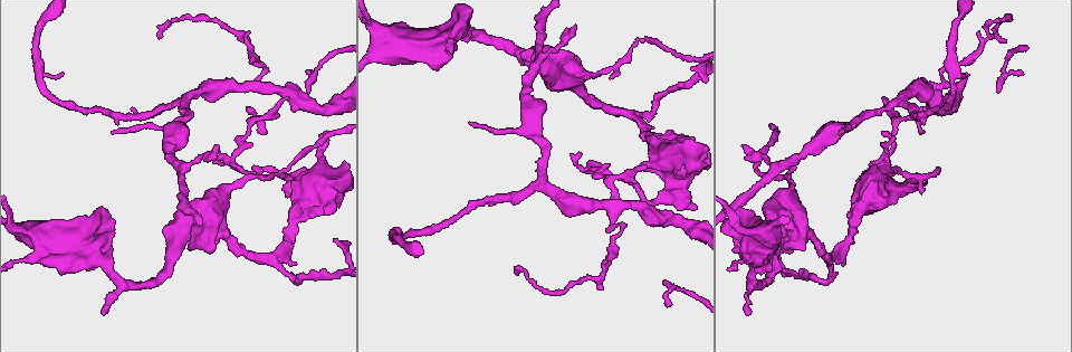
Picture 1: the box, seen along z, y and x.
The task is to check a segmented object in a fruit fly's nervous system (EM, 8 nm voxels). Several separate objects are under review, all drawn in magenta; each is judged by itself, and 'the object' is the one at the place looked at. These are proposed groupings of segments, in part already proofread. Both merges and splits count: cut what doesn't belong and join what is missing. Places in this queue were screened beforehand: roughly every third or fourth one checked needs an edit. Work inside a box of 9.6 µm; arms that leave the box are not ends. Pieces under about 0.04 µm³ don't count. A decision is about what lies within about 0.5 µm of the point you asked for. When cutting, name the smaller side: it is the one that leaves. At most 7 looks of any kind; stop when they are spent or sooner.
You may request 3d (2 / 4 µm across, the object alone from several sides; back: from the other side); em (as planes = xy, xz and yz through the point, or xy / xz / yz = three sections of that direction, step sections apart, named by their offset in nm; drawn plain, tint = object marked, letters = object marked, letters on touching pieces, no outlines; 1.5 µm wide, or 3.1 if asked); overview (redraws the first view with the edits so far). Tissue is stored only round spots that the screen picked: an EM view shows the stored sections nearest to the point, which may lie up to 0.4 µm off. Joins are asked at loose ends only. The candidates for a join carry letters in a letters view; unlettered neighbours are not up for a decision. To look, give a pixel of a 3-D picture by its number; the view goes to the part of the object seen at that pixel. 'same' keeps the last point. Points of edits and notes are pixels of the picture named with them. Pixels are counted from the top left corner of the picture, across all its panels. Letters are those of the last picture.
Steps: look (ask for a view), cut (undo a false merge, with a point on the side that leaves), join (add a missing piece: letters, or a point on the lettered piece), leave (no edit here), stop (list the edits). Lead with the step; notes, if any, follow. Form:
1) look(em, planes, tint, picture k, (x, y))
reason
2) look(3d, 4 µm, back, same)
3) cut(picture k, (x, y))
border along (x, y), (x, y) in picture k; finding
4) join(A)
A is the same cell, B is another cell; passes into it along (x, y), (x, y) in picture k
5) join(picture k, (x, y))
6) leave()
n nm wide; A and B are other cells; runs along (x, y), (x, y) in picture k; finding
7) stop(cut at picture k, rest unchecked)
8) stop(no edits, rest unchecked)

look(em, xy, step 4, tint, picture 1, (297, 215))
thick turns thin

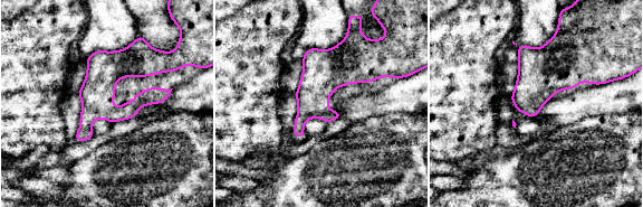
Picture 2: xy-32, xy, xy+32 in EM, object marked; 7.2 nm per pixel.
look(em, planes, letters, same)
another direction

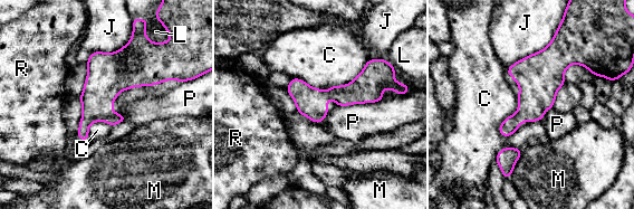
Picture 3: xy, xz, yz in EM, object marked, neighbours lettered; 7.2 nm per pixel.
leave()
J touches over 420 nm; C, J, L, M, P and R are other cells; border along (383, 100), (338, 106) in picture 3; continuous, no second neuron

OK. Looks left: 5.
look(em, 3.1 µm, planes, tint, picture 1, (328, 131))
an open end

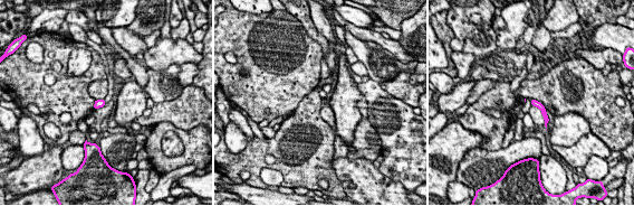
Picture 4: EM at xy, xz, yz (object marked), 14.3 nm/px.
look(em, 3.1 µm, planes, letters, same)

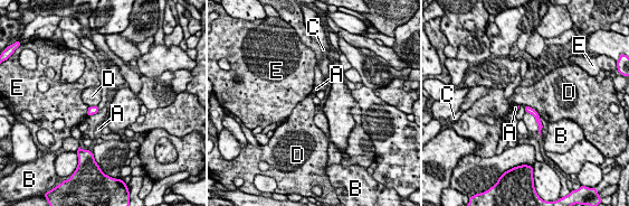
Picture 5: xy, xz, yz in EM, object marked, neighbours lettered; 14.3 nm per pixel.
leave()
A, B, C, D and E are other cells; runs along (526, 108), (536, 116), (540, 128) in picture 5; no lettered piece goes on from it

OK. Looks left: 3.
look(em, planes, letters, picture 1, (254, 86))
sharp bend

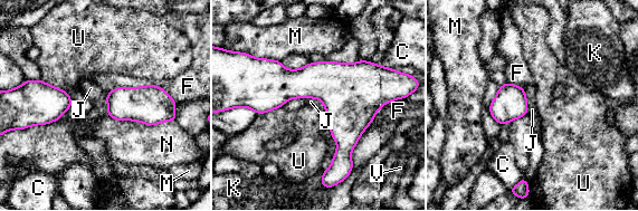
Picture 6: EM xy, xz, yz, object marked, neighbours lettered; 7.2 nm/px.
leave()
260 nm wide; C, F, J, K, M, N, U and V are other cells; border along (107, 115), (144, 124), (175, 122) in picture 6; continuous, no second neuron

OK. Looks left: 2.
stop(no edits, rest unchecked)

